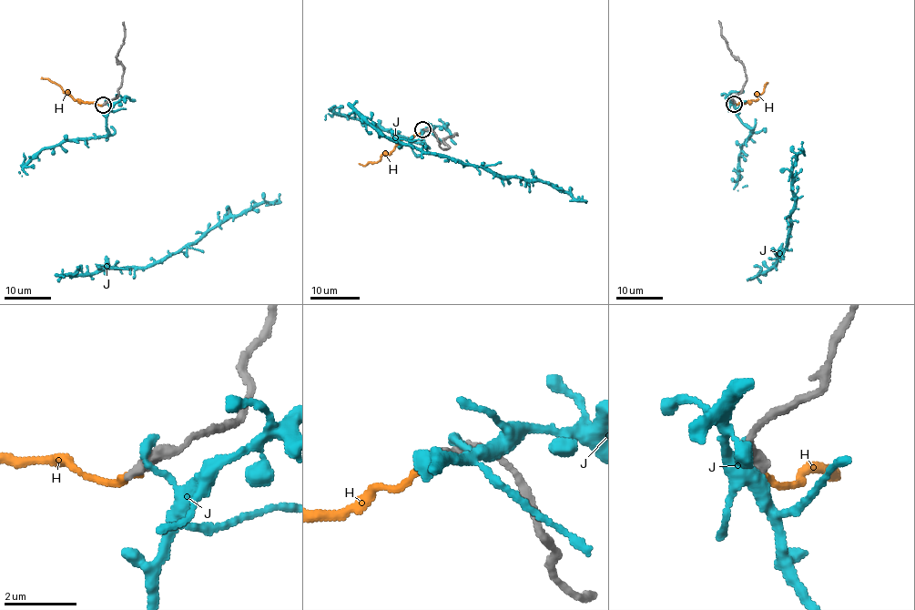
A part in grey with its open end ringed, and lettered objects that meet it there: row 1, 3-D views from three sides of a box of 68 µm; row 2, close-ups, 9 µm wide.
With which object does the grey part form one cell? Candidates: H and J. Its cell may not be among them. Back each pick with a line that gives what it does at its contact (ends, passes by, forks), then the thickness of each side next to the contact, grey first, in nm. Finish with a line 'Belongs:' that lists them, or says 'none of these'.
Belongs: none of these

